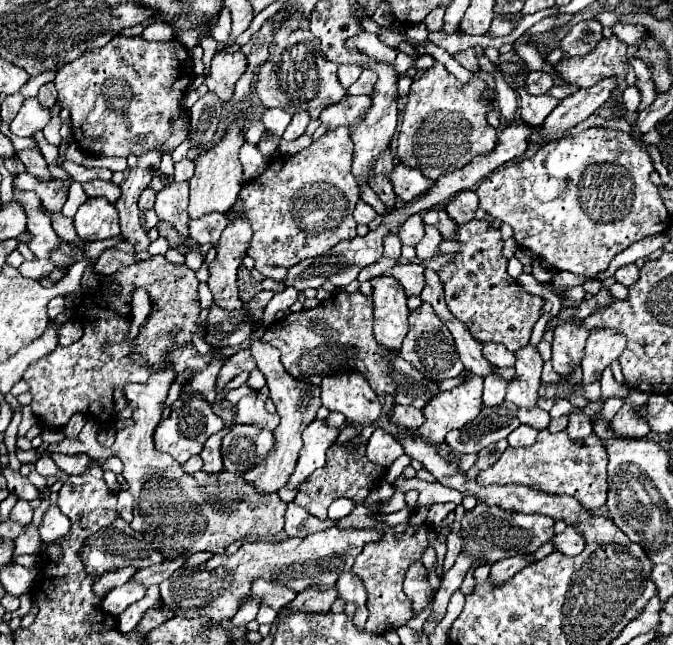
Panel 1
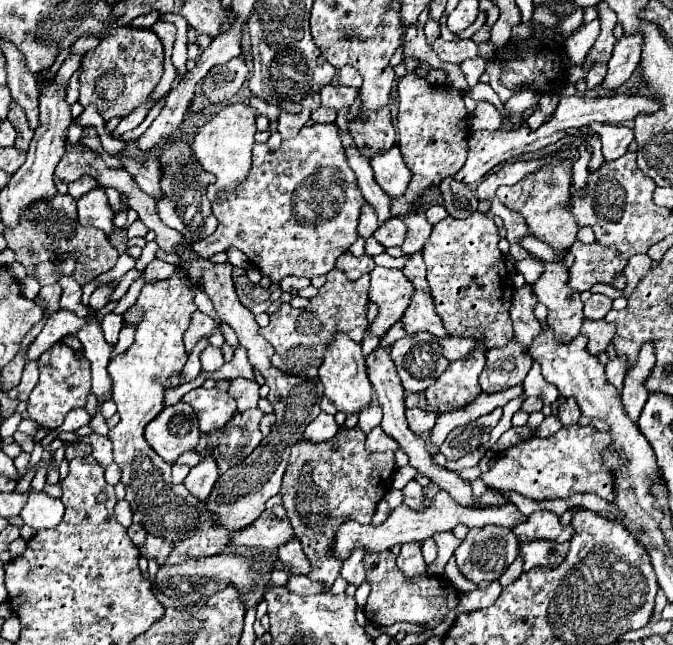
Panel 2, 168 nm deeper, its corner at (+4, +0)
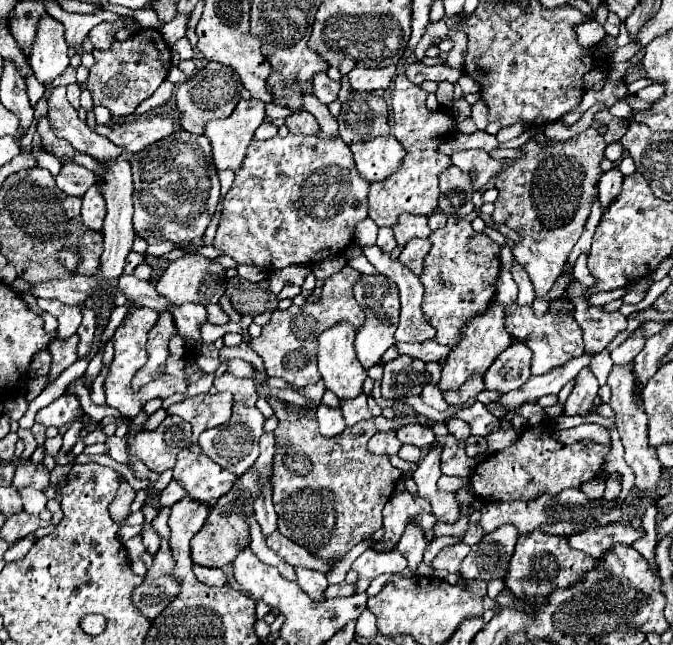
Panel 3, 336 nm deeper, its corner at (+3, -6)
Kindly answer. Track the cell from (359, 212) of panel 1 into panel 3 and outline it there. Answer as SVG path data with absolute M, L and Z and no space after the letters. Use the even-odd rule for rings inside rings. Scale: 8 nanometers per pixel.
M365 218L363 222L357 224L355 228L355 242L357 244L375 244L375 238L377 238L377 224L371 220L371 218Z

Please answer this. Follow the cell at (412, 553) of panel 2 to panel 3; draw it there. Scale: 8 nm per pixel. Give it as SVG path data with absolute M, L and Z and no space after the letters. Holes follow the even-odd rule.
M409 520L405 526L405 532L397 544L397 550L401 554L405 554L405 558L409 560L411 572L417 572L417 566L423 560L425 548L427 548L427 540L423 538L423 528L415 520Z

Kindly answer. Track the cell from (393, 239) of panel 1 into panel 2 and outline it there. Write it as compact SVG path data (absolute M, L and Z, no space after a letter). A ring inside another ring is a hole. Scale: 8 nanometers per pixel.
M340 132L340 134L342 134L342 142L344 142L344 148L346 148L346 154L348 154L348 164L356 172L358 188L362 190L364 200L374 208L374 212L378 216L378 224L382 226L388 218L392 218L392 214L390 214L390 196L376 184L372 168L360 156L358 148L354 146L354 140L348 134L344 134L344 132Z

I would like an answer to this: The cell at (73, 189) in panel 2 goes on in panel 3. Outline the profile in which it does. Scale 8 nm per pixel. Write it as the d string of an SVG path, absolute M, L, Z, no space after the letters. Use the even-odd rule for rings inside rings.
M65 162L57 176L57 186L71 196L83 196L93 184L95 184L95 174L75 162Z

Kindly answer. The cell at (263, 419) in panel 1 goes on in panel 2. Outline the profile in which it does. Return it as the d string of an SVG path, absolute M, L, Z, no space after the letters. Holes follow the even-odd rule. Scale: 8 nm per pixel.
M236 378L232 380L232 386L228 390L228 394L238 402L238 410L250 410L256 408L258 404L258 382L254 380L244 380L244 378Z

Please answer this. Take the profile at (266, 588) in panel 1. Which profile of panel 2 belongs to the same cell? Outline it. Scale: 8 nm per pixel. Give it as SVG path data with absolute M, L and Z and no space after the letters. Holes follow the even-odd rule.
M302 574L290 576L286 588L288 588L288 592L292 592L292 594L316 594L316 592L322 592L318 582L312 582L312 580L308 580L306 576L302 576Z

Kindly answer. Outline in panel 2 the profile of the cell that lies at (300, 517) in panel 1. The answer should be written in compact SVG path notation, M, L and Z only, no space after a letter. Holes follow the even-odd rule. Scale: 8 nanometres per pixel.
M294 536L284 546L278 548L278 558L288 562L288 566L292 566L292 570L296 570L296 574L308 574L308 560L302 552L302 544L300 544L298 536Z

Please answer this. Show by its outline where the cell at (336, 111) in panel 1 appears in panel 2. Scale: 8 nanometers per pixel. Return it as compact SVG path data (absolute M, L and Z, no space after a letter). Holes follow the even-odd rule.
M330 84L330 86L324 86L320 96L322 96L322 106L324 108L340 112L342 108L350 108L352 106L352 102L358 98L358 90Z

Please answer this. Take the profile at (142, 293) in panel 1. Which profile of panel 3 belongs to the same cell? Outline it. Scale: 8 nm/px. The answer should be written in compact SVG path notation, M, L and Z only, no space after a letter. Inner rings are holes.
M37 300L37 306L59 320L59 338L69 338L77 332L81 324L83 306L69 306L59 300Z

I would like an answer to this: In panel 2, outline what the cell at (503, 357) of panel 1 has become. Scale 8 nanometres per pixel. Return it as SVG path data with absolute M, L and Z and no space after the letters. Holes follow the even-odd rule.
M440 338L442 342L442 350L444 350L444 358L448 360L464 360L472 354L472 350L476 348L476 340L474 338Z

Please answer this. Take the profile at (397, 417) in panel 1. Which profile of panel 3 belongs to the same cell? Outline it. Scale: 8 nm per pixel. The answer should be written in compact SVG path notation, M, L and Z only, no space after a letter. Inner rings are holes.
M413 424L413 426L399 428L397 438L401 444L413 444L417 448L425 448L435 440L435 434L431 428L425 428L421 424Z

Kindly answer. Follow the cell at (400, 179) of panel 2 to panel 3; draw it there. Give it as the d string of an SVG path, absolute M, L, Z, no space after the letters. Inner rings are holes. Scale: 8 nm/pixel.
M393 134L375 136L365 142L351 144L351 152L353 152L357 172L367 182L385 180L389 172L395 172L401 166L401 160L405 156L403 146Z

